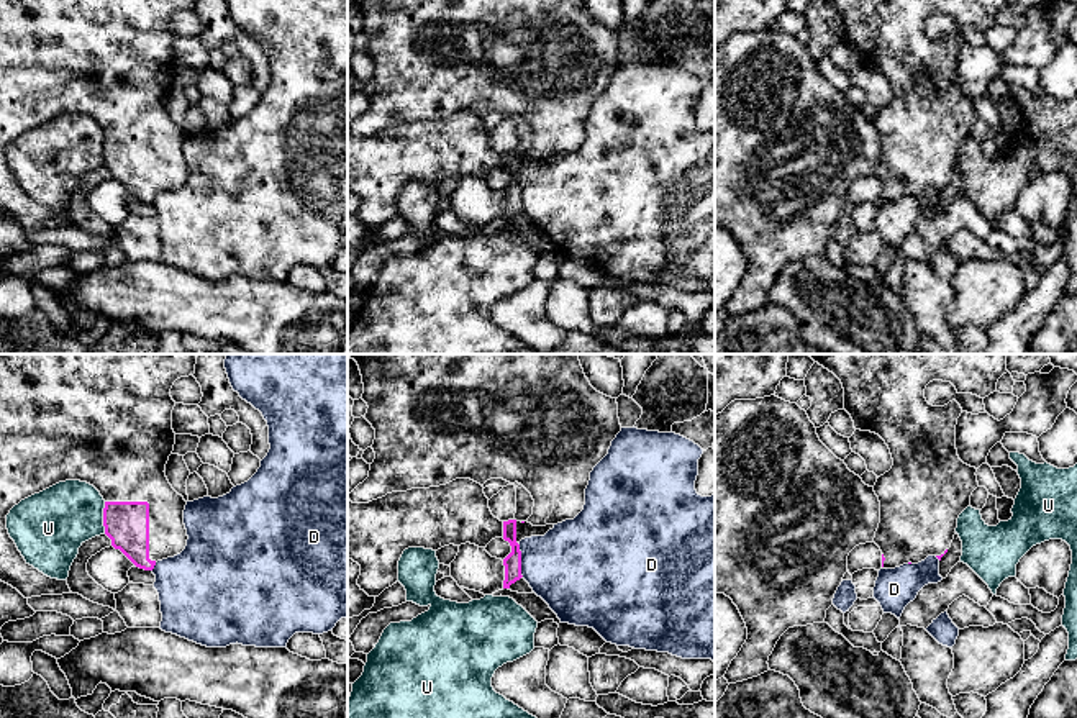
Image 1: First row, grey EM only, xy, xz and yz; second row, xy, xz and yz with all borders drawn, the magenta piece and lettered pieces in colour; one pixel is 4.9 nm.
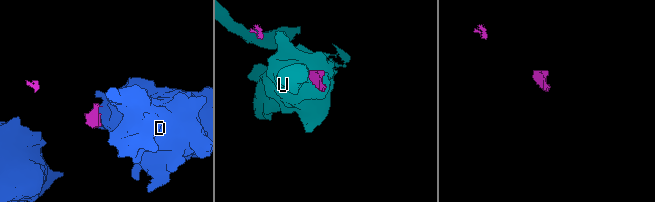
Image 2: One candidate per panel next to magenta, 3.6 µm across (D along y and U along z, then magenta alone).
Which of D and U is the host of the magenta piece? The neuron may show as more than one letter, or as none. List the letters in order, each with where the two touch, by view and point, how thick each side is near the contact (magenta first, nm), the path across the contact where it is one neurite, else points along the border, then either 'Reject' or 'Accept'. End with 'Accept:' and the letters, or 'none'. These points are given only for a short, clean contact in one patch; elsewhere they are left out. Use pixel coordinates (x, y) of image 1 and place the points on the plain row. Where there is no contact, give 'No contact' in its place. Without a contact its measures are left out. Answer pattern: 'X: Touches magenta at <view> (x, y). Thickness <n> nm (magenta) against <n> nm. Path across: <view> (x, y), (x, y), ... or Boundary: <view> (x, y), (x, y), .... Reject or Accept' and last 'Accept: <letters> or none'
D: Touches magenta at xz (520, 192). Thickness 90 nm (magenta) against 400 nm. Boundary: xz (517, 176), (523, 209). Reject
U: Touches magenta at xy (104, 151). Thickness 220 nm (magenta) against 340 nm. Boundary: xy (105, 135), (104, 166). Reject
Accept: none

